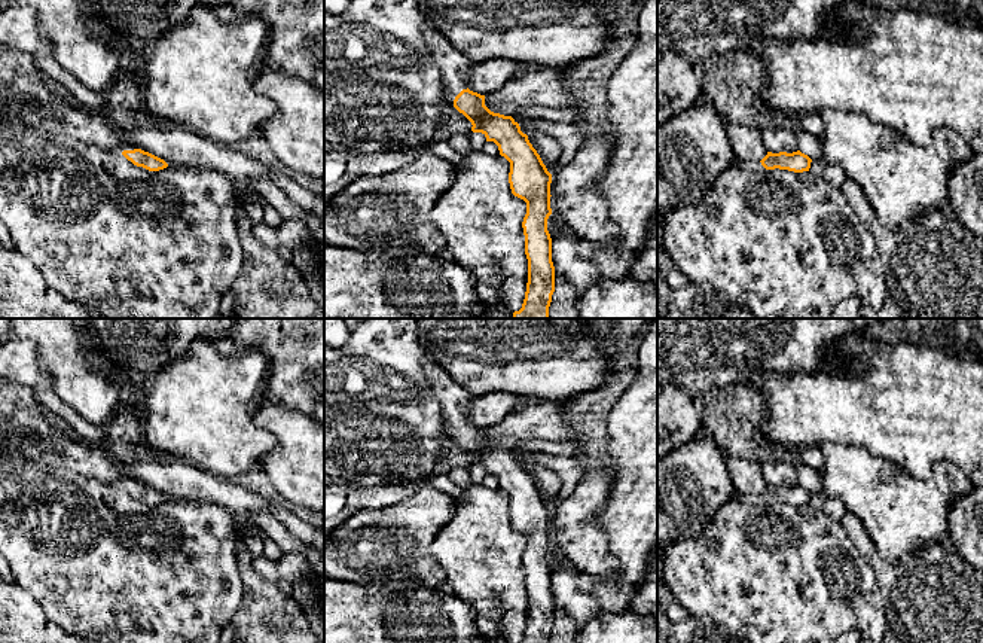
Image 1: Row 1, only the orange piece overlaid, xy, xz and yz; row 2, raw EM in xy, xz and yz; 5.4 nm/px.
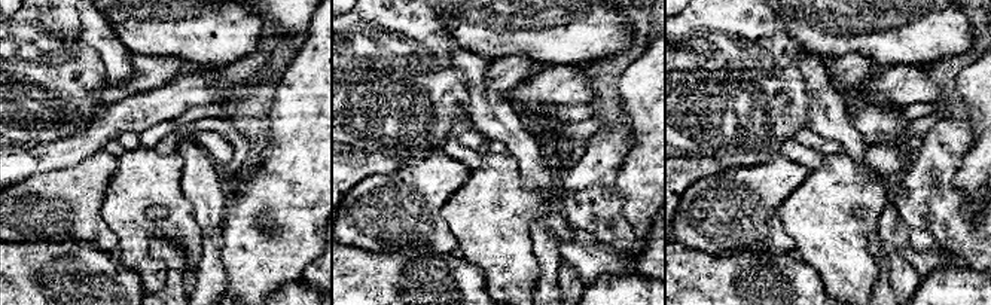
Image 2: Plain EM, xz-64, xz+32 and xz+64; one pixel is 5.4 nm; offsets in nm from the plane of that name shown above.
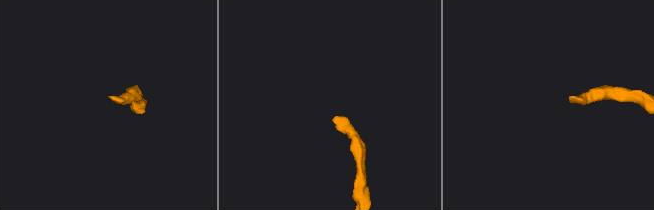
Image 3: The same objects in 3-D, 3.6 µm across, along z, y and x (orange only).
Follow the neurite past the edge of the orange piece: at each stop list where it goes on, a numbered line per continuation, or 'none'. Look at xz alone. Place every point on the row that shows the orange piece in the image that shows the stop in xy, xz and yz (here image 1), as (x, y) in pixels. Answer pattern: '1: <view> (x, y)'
1: xz (455, 69)

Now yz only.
1: yz (750, 165)

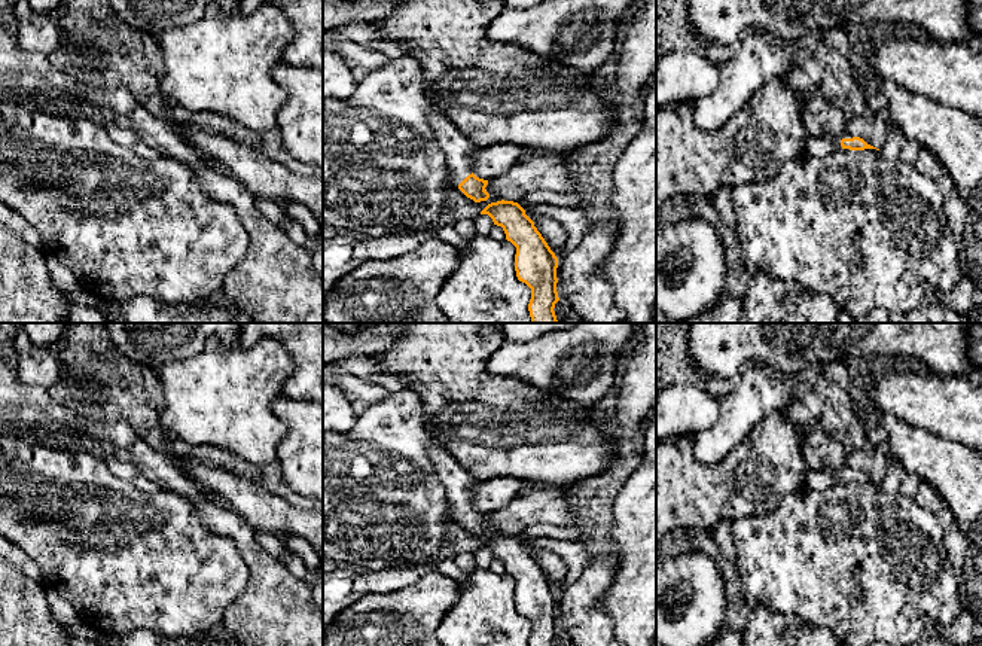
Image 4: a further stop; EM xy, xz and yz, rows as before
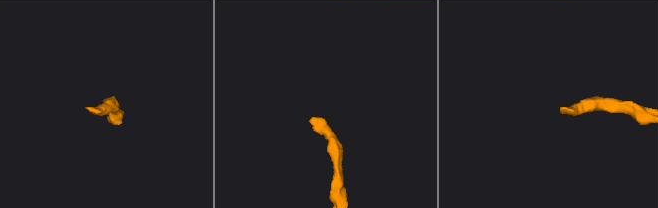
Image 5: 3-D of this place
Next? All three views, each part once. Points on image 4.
1: yz (826, 145)

